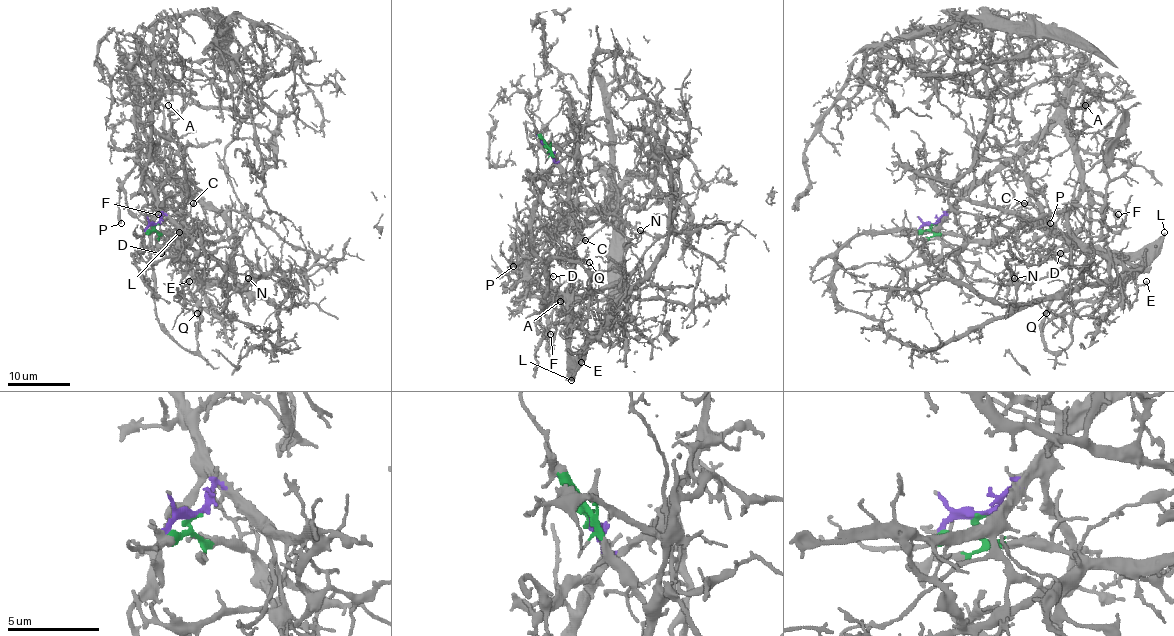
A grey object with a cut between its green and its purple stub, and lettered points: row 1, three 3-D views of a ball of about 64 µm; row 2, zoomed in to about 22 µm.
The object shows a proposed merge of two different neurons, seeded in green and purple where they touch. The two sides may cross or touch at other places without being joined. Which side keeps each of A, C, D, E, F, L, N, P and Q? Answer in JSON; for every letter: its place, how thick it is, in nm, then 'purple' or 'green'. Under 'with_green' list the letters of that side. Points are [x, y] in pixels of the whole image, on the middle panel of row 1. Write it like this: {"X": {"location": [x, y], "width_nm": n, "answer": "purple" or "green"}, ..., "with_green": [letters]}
{"A": {"location": [560, 301], "width_nm": 140, "answer": "purple"}, "C": {"location": [585, 240], "width_nm": 170, "answer": "green"}, "D": {"location": [553, 276], "width_nm": 170, "answer": "green"}, "E": {"location": [581, 362], "width_nm": 280, "answer": "green"}, "F": {"location": [550, 334], "width_nm": 120, "answer": "purple"}, "L": {"location": [571, 380], "width_nm": 360, "answer": "green"}, "N": {"location": [640, 230], "width_nm": 120, "answer": "green"}, "P": {"location": [513, 266], "width_nm": 340, "answer": "purple"}, "Q": {"location": [589, 262], "width_nm": 200, "answer": "green"}, "with_green": ["C", "D", "E", "L", "N", "Q"]}

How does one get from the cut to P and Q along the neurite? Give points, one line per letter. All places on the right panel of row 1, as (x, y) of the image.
P: (933, 224), (987, 177), (1012, 163), (1039, 191), (1048, 207), (1050, 223)
Q: (933, 224), (933, 232), (995, 240), (1055, 227), (1141, 260), (1114, 293), (1045, 313)

